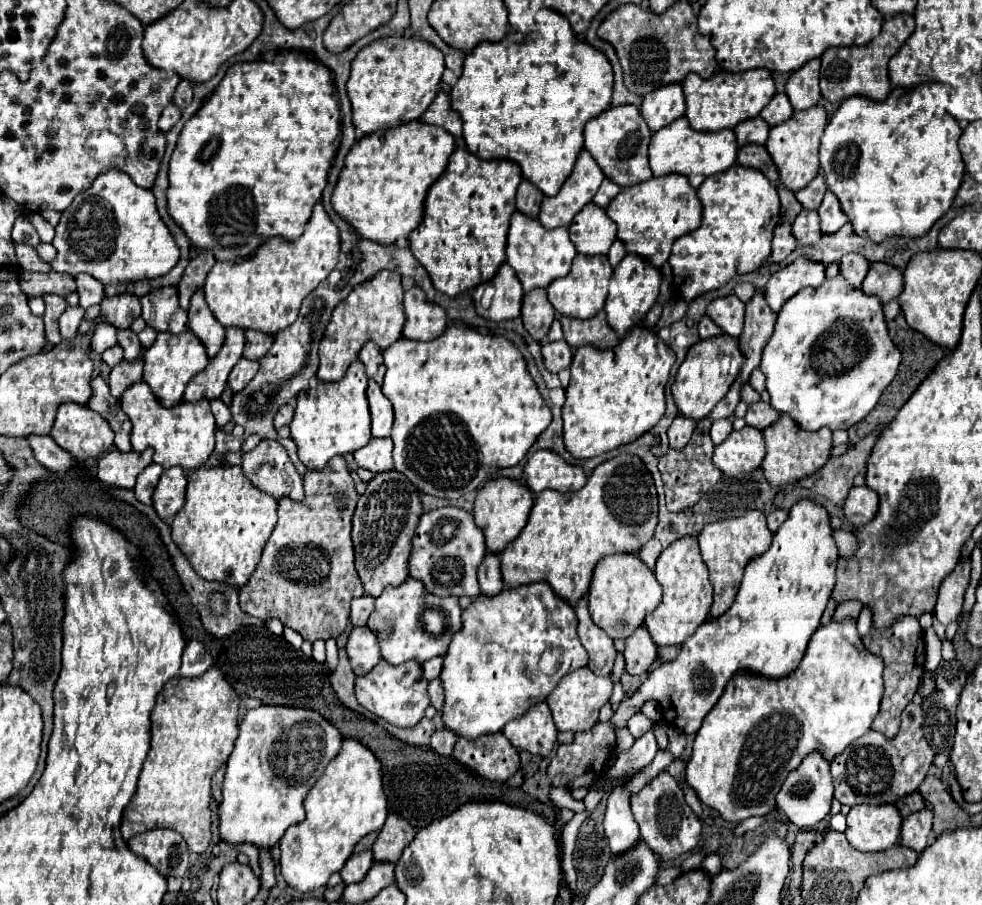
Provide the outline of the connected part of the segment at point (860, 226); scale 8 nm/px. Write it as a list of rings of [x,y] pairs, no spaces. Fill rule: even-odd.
[[[892,88],[884,102],[864,96],[850,96],[840,102],[822,136],[820,166],[826,174],[828,188],[838,196],[856,234],[864,234],[874,242],[882,242],[892,234],[916,238],[928,232],[952,206],[964,174],[964,162],[958,150],[962,128],[950,114],[936,114],[936,110],[938,106],[936,100],[932,102],[932,94],[926,98],[918,88]]]

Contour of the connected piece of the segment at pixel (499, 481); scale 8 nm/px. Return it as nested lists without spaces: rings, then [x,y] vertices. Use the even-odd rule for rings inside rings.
[[[496,478],[478,490],[472,514],[476,524],[484,532],[488,552],[500,554],[516,538],[516,534],[520,534],[532,510],[532,502],[534,502],[534,494],[520,480],[514,480],[514,478]]]

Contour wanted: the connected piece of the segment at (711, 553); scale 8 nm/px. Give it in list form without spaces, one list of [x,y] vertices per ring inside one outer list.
[[[750,510],[740,518],[724,518],[704,526],[704,530],[698,536],[698,542],[700,542],[702,560],[710,572],[710,584],[714,586],[714,604],[710,608],[710,616],[718,618],[732,606],[748,558],[754,558],[770,548],[772,532],[766,526],[766,516],[762,512]]]

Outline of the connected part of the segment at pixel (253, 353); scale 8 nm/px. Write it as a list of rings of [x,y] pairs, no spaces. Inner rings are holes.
[[[244,330],[246,336],[246,348],[244,348],[244,358],[250,360],[260,360],[272,346],[272,336],[256,330]]]

